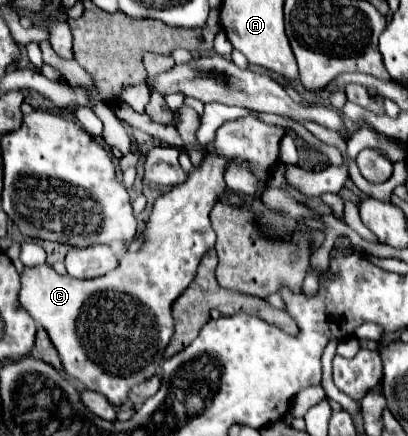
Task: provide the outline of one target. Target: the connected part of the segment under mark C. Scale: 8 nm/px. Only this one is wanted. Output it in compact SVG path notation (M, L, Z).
M240 118L234 122L222 124L218 128L218 138L214 140L214 146L208 146L212 154L204 158L202 166L192 170L184 184L170 188L156 200L144 230L146 244L142 246L142 250L136 254L126 254L120 260L118 268L112 270L110 274L104 274L92 280L76 280L72 276L60 276L48 264L24 268L20 272L22 284L20 284L18 300L22 308L36 320L36 324L40 324L48 332L70 378L80 380L88 390L104 394L108 402L114 402L114 406L120 408L126 404L128 392L134 384L140 384L158 372L160 362L164 360L164 350L174 334L172 304L194 280L202 254L214 248L214 242L216 242L208 214L214 202L218 202L218 198L224 196L226 160L250 162L254 168L254 174L264 178L266 172L278 161L276 152L286 132L287 129L284 127L267 124L256 118Z

